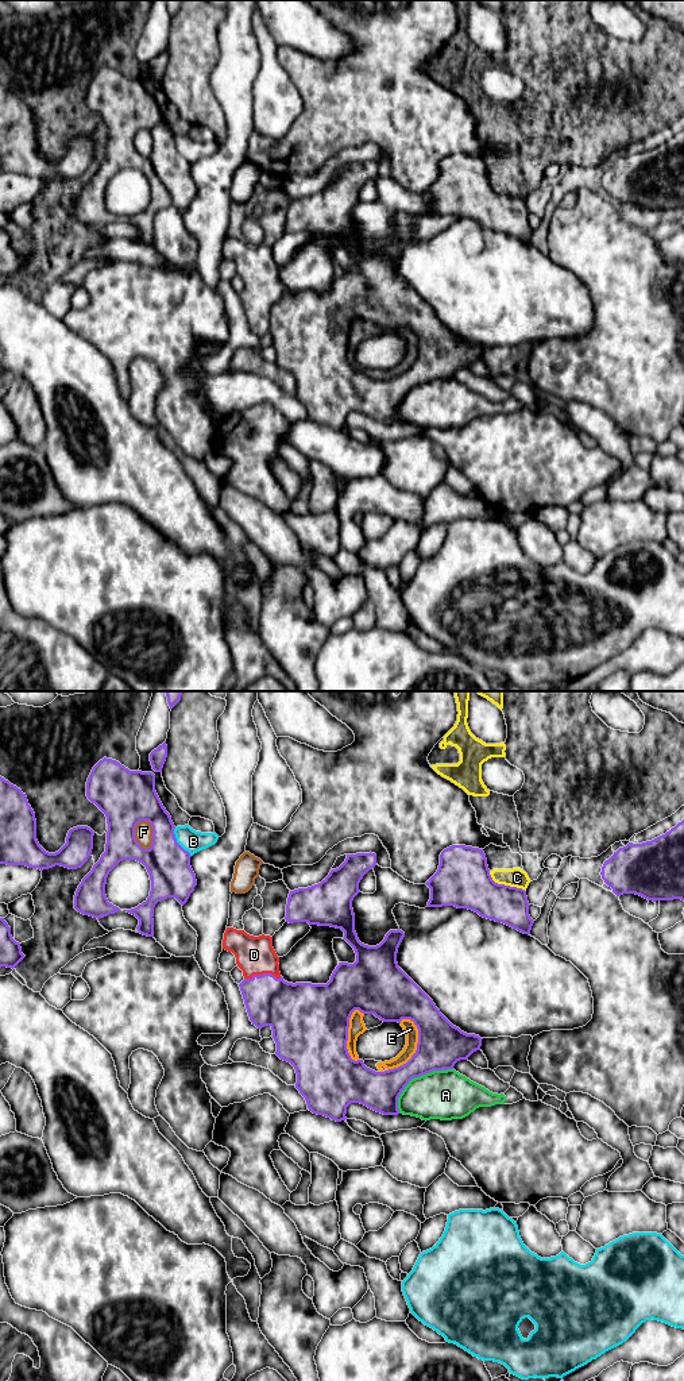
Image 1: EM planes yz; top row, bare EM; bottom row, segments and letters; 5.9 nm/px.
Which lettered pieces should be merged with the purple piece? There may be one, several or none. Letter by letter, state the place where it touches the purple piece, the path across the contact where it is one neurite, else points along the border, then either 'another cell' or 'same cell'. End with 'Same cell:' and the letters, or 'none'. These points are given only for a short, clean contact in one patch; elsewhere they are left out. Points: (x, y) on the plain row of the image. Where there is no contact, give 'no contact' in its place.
A: contact yz (416, 385); another cell
B: contact yz (177, 151); another cell
C: contact yz (503, 193); another cell
D: contact yz (263, 282); same cell
E: contact yz (417, 358); another cell
F: contact yz (153, 141); another cell
Same cell: D

